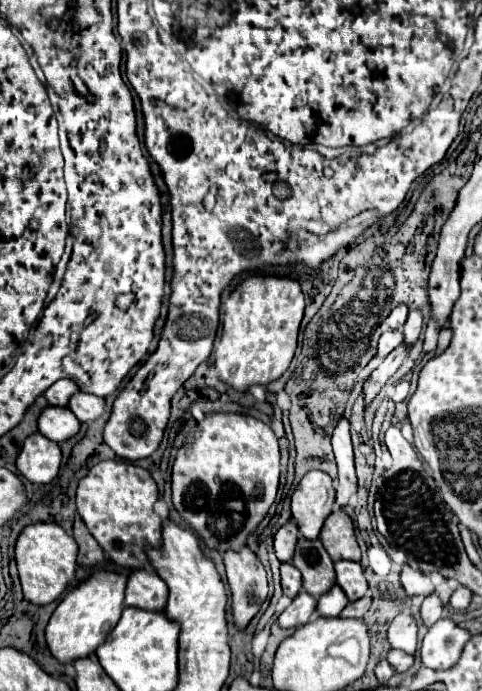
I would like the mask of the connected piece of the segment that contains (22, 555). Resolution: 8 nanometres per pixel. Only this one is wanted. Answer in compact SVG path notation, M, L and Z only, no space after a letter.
M36 522L26 526L16 540L14 554L16 554L24 598L30 600L32 604L44 606L54 602L74 578L78 546L76 546L76 540L70 534L66 534L64 528L58 524Z

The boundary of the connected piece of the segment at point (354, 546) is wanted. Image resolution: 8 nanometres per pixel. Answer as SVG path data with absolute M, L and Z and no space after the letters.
M344 510L332 512L320 532L320 540L334 562L354 560L360 562L360 548L354 536L354 524Z

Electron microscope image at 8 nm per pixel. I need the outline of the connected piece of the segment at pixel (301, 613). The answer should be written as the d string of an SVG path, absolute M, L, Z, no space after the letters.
M300 592L292 604L280 614L278 624L282 628L296 628L302 626L310 620L310 614L316 610L316 598L310 596L308 592Z

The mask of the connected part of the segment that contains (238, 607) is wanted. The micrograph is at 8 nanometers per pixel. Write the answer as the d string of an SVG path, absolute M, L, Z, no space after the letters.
M248 548L226 550L224 566L232 590L232 612L238 628L246 628L268 596L266 570L260 558Z

